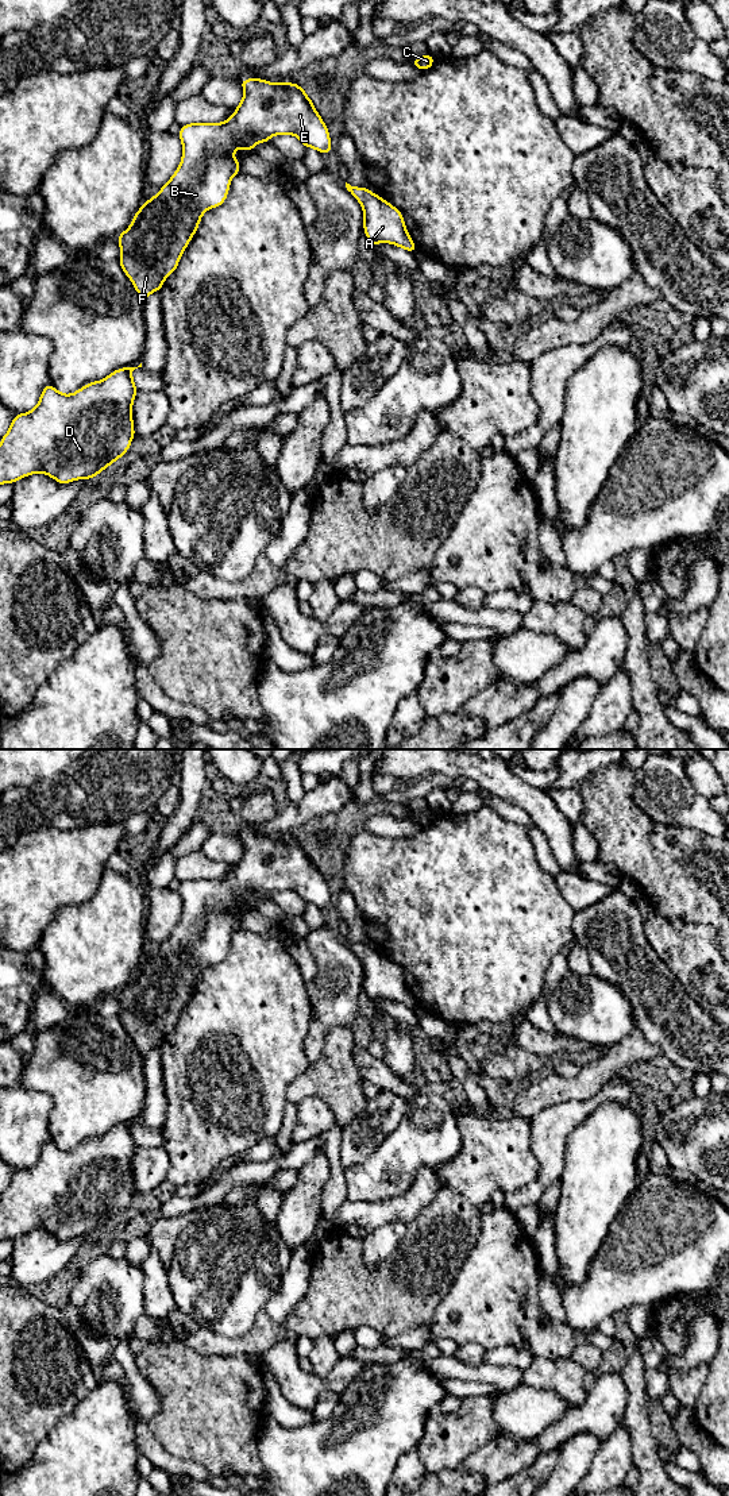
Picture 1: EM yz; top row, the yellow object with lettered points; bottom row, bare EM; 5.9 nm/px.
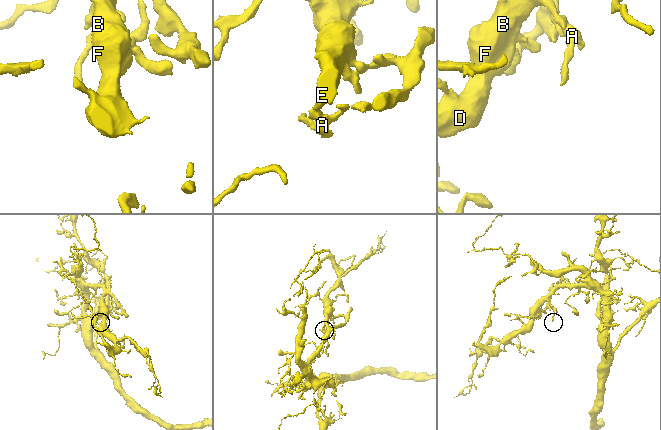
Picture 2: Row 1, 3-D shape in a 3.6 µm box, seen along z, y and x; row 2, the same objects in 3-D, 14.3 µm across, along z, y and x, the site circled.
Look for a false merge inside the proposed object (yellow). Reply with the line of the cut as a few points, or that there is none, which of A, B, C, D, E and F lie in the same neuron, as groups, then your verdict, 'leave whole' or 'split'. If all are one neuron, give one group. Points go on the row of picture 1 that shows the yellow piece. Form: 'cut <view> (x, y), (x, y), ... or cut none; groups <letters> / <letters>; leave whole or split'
cut none; groups A B C D E F; leave whole

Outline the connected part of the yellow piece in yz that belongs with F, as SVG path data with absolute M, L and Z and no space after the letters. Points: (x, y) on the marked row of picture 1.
M240 80L244 96L231 117L221 123L189 123L181 126L182 158L159 194L144 201L134 215L131 225L117 238L122 257L117 263L143 304L153 292L161 292L165 279L177 270L178 262L196 234L207 209L224 204L231 178L240 173L234 151L254 153L258 143L270 142L273 135L294 135L305 147L321 154L332 153L327 124L316 111L302 86L294 82L273 84L269 80Z

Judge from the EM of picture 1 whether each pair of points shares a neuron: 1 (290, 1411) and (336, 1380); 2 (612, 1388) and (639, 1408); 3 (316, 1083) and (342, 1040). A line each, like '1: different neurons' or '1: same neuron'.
1: different neurons
2: different neurons
3: same neuron

